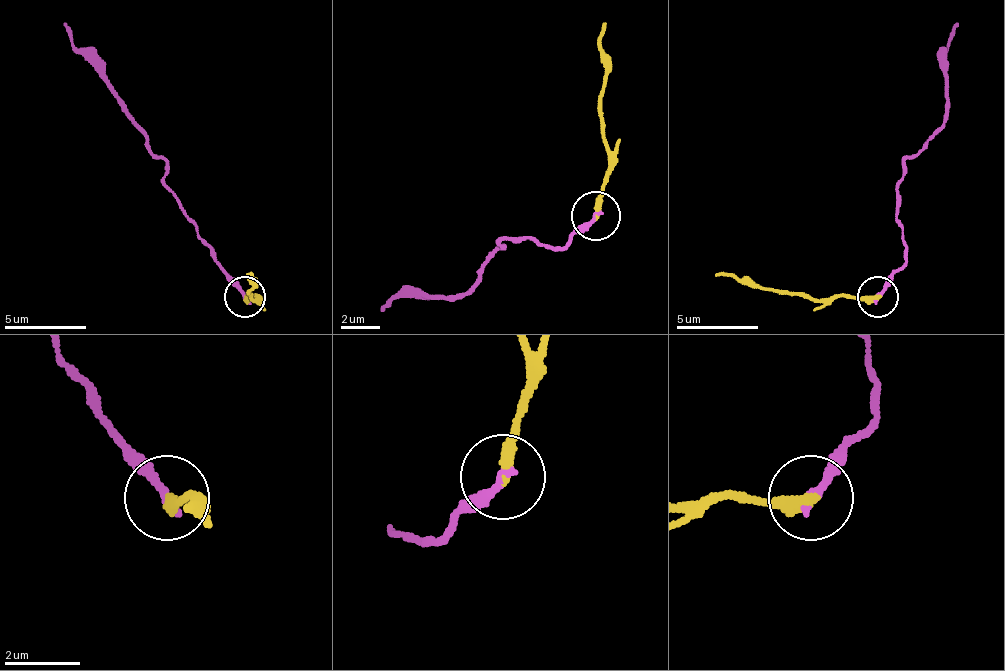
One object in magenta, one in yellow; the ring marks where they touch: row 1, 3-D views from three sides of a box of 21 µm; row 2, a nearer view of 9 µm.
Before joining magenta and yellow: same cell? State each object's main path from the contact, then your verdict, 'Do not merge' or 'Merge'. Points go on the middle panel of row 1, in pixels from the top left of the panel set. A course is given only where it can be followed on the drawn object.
Course of magenta: (594, 217), (560, 246), (507, 236), (463, 295), (399, 295), (380, 309). Course of yellow: (594, 217), (609, 143), (599, 99), (604, 21). Do not merge

